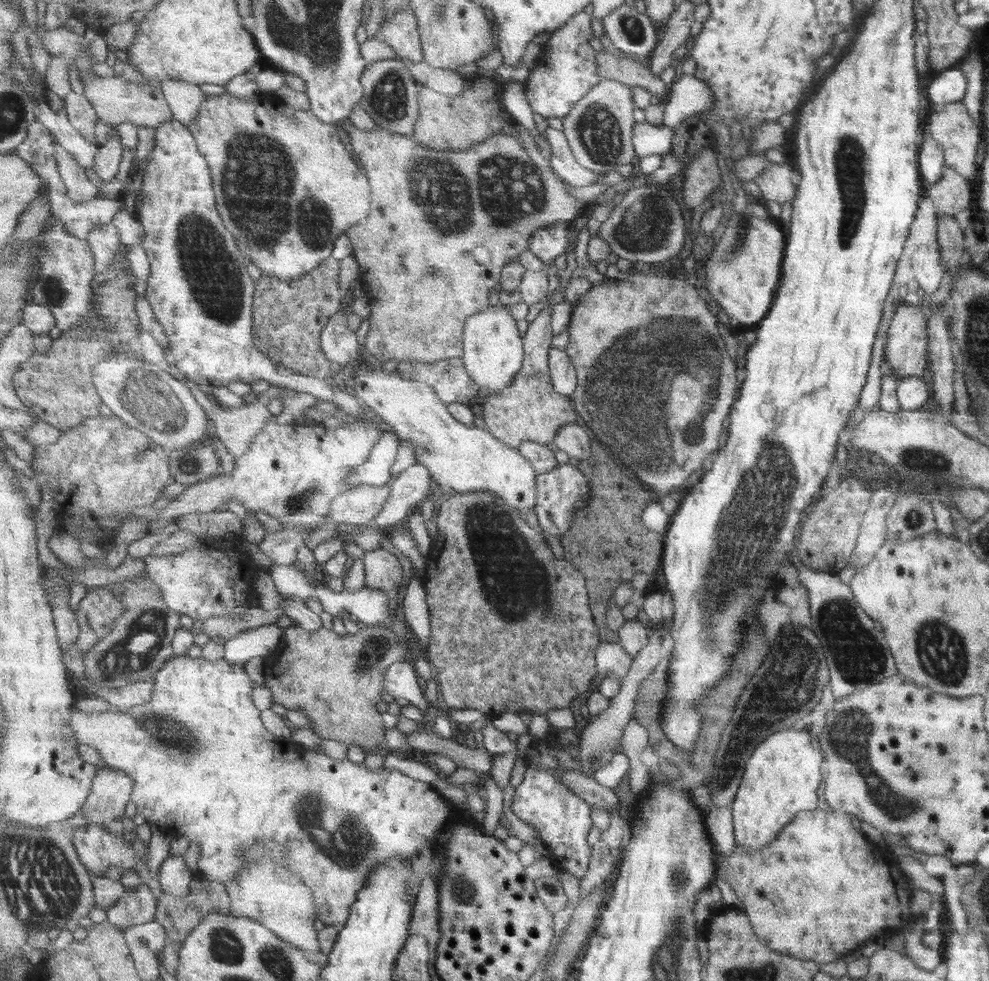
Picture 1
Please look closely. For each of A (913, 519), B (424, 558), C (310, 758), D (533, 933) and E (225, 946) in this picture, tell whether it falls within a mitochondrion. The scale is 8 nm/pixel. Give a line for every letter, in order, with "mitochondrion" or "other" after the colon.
A: mitochondrion
B: other
C: other
D: other
E: mitochondrion

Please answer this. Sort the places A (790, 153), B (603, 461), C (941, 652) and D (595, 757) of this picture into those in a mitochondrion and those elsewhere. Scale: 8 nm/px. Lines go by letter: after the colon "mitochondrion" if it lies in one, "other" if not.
A: other
B: mitochondrion
C: mitochondrion
D: mitochondrion

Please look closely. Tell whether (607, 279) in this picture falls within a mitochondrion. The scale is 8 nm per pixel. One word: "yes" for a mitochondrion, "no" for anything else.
no

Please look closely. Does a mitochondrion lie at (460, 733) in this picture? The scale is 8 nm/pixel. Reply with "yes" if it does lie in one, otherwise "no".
no

